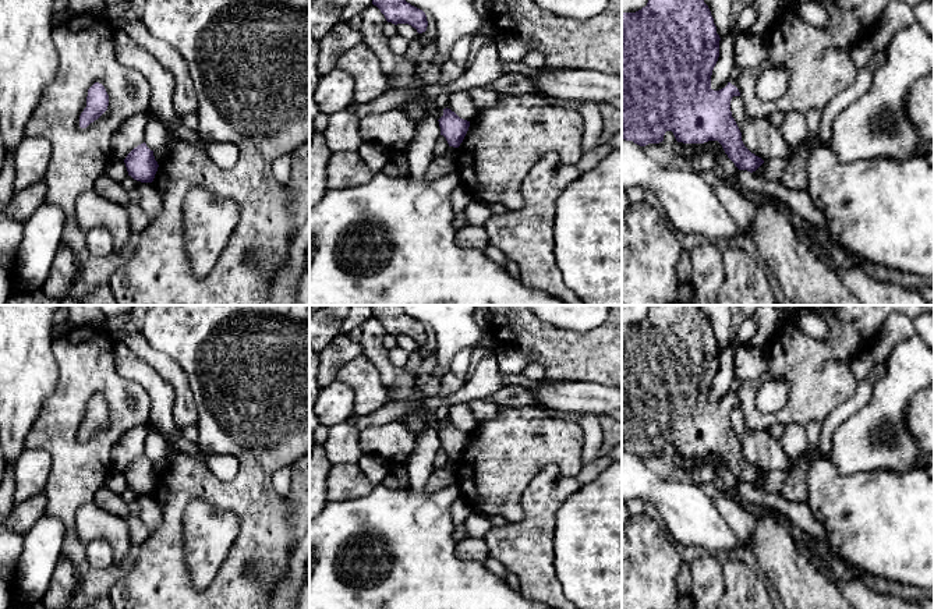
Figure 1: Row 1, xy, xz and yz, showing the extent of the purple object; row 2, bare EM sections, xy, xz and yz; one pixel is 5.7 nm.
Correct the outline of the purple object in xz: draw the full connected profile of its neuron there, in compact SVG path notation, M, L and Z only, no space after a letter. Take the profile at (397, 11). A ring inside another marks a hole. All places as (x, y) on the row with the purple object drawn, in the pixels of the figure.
M372 0L372 4L381 10L388 22L395 25L408 24L418 33L427 31L428 21L425 13L406 0Z

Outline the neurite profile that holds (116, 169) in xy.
M112 157L107 162L105 173L109 177L112 177L114 181L118 181L118 183L121 183L128 176L124 160L118 160L118 159L114 159L114 157Z

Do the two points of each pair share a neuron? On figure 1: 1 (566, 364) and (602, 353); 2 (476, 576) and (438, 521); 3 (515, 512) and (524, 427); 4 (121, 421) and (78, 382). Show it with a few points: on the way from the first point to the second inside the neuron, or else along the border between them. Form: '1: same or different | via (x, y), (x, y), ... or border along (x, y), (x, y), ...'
1: same | via (575, 357), (594, 356)
2: same | via (460, 570), (438, 548), (438, 537)
3: same | via (512, 491), (513, 448)
4: same | via (121, 407), (98, 382), (92, 382)

